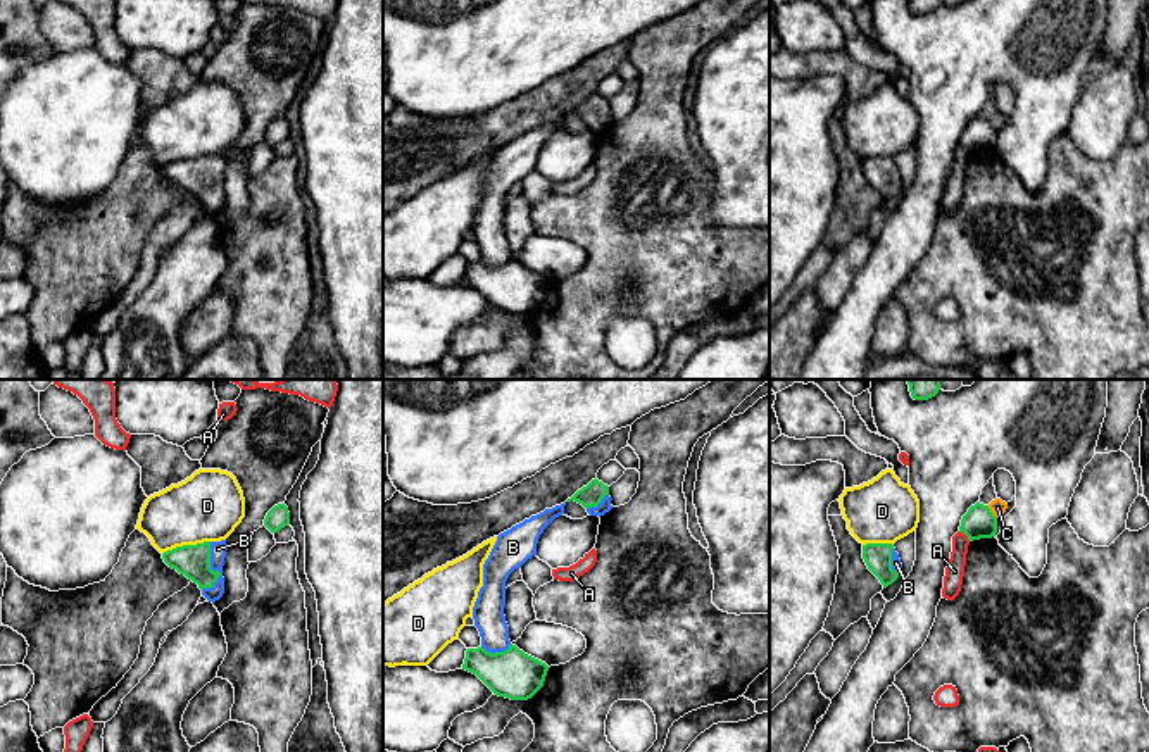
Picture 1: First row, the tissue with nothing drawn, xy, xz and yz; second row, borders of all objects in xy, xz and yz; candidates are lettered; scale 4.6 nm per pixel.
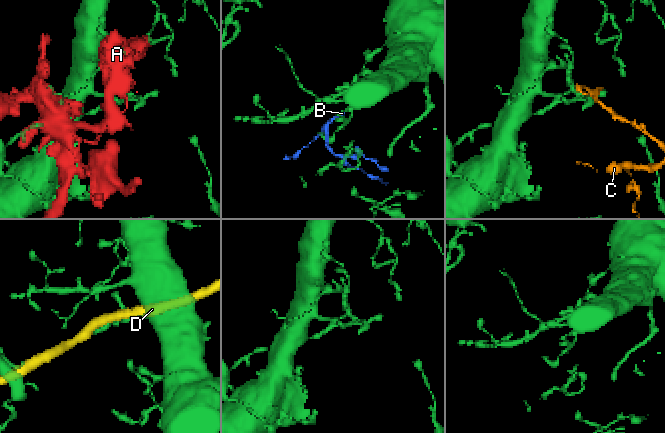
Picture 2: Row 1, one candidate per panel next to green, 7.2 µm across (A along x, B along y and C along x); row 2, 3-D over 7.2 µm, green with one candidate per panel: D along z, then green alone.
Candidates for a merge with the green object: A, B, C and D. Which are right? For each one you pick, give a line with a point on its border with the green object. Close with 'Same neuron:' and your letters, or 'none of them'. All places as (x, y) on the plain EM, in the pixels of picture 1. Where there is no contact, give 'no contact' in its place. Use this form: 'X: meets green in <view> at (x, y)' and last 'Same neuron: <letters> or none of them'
B: meets green in xy at (214, 185)
Same neuron: B

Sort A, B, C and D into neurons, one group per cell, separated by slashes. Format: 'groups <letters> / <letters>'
groups A / B / C / D

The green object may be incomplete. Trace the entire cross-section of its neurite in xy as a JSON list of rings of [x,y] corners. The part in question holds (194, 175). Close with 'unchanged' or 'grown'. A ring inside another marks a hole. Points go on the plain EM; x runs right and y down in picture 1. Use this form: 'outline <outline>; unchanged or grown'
outline [[[226,154],[183,159],[162,167],[164,176],[198,198],[209,216],[216,216],[224,207],[223,179],[226,171]]]; grown

